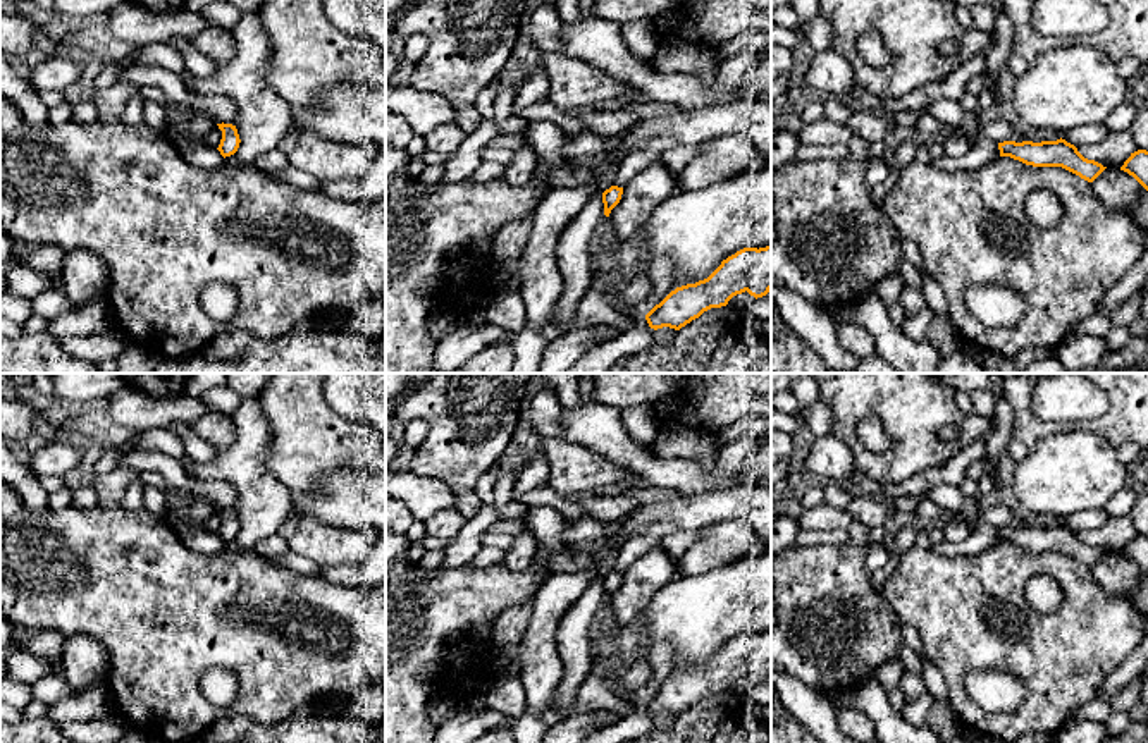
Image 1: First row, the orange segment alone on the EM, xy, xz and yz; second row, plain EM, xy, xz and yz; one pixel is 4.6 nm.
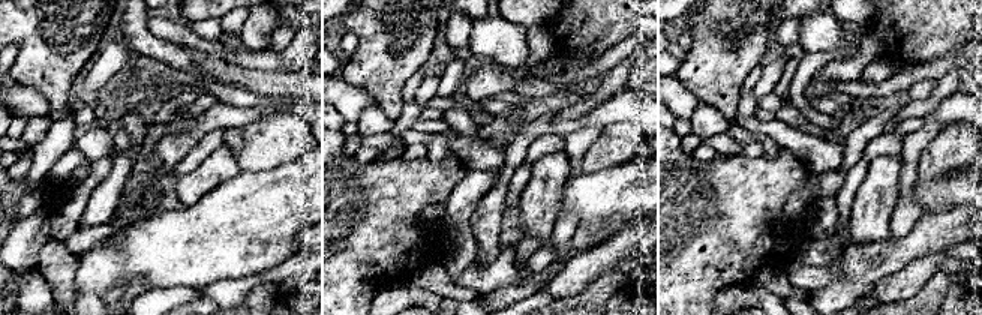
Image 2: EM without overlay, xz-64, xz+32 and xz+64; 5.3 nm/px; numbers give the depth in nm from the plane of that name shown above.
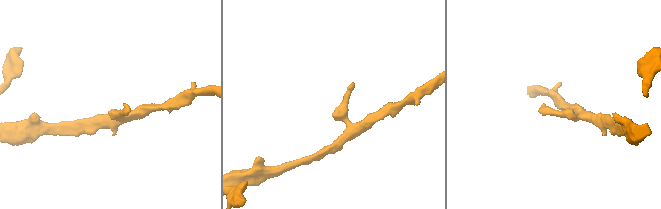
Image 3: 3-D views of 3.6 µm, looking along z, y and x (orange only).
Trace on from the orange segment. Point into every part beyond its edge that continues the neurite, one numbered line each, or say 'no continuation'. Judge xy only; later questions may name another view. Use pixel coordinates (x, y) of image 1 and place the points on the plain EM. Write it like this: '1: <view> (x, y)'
no continuation

